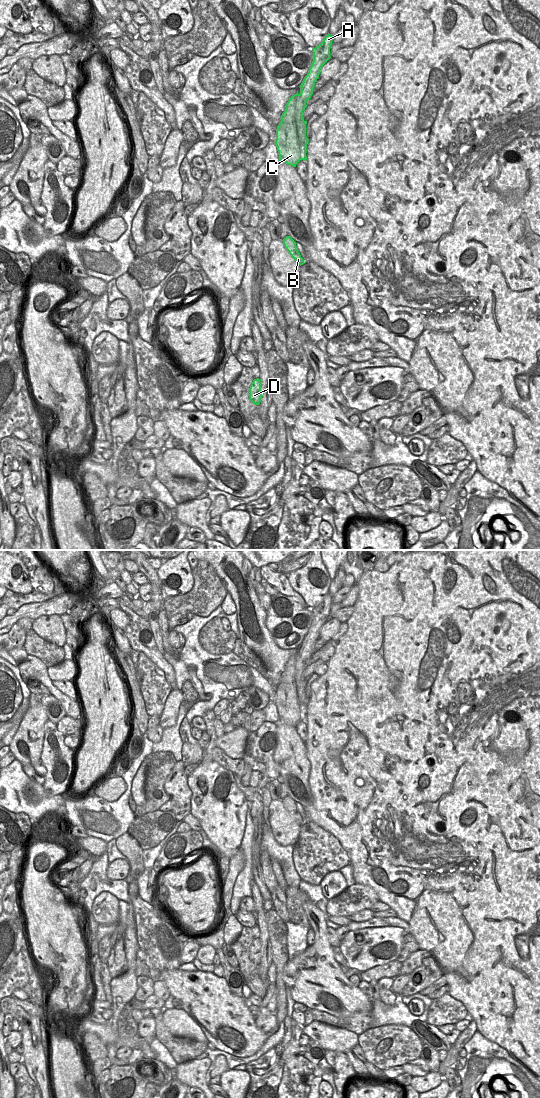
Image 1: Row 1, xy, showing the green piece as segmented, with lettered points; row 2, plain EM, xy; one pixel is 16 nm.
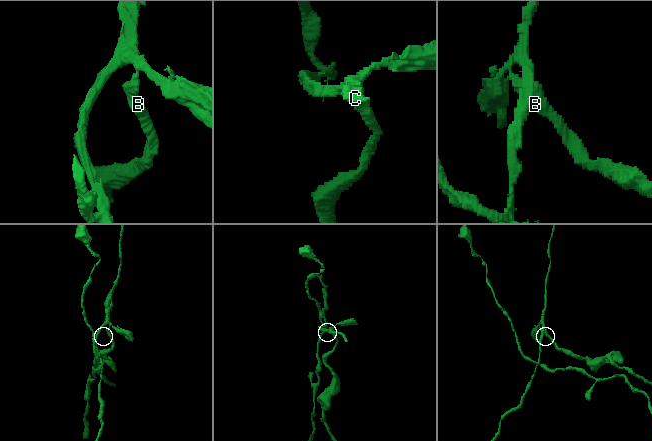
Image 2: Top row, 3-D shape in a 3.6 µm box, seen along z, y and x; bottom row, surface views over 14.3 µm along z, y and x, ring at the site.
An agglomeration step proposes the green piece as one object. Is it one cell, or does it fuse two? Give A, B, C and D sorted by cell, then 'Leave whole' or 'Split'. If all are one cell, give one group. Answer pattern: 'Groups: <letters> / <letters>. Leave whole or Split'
Groups: A / B C D. Split.

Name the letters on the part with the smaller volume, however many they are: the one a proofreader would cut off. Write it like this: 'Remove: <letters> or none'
Remove: A

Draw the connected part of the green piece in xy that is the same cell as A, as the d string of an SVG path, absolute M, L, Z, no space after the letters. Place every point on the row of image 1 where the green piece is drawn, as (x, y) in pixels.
M328 33L323 41L312 49L313 61L307 75L299 86L300 91L292 95L285 105L286 111L295 115L299 145L303 153L302 160L304 161L306 161L306 148L309 139L306 137L307 121L303 119L302 113L307 107L306 101L309 100L313 94L314 85L319 78L321 67L330 59L331 44L332 36Z

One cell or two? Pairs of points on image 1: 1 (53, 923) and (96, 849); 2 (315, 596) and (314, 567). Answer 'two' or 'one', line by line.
1: two
2: one

